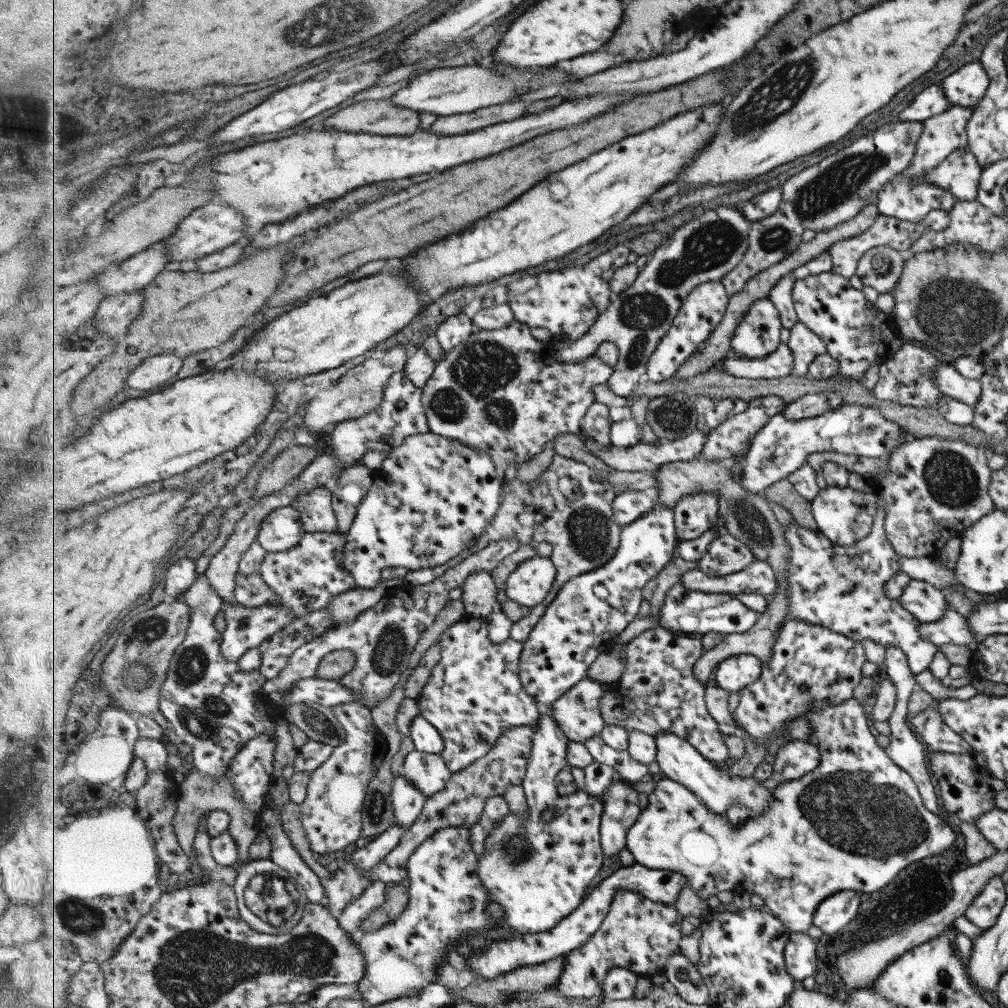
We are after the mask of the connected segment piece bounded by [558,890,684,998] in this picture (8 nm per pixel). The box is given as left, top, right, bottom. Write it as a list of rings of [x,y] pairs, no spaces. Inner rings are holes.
[[[620,890],[602,928],[585,945],[566,955],[566,965],[558,985],[561,995],[567,998],[603,997],[605,978],[616,966],[632,970],[639,977],[665,974],[670,958],[681,948],[683,917],[675,902],[653,902],[638,892]]]

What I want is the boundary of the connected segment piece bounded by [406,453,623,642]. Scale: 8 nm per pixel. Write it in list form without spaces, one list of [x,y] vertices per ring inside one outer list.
[[[556,453],[552,463],[538,479],[534,480],[534,483],[521,482],[517,479],[505,483],[505,502],[502,502],[502,508],[491,521],[491,525],[487,527],[485,534],[475,539],[471,549],[464,550],[453,563],[448,565],[425,568],[423,571],[410,571],[406,576],[408,584],[419,586],[433,583],[447,573],[453,565],[469,559],[472,555],[504,539],[519,539],[521,545],[528,546],[539,546],[543,542],[550,543],[554,547],[550,558],[557,567],[557,580],[542,604],[532,607],[532,613],[529,616],[514,623],[510,634],[513,640],[527,641],[535,625],[543,618],[565,583],[591,570],[599,570],[601,566],[605,566],[617,556],[621,546],[623,526],[615,521],[615,515],[613,515],[612,505],[616,495],[611,486],[602,481],[601,477],[599,471],[594,471],[587,463]]]

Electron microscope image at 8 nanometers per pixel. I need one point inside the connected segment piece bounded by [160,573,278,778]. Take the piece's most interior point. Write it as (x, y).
(212, 710)

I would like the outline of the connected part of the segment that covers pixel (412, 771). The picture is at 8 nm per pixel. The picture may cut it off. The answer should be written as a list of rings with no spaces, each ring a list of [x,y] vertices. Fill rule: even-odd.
[[[417,749],[406,756],[403,770],[405,779],[427,797],[441,792],[453,776],[440,754],[419,752]]]

